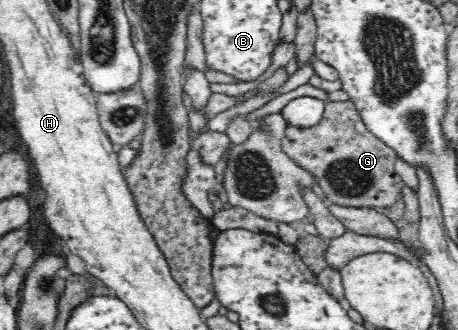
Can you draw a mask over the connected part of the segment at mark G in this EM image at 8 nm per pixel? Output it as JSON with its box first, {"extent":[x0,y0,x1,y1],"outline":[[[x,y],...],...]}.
{"extent":[281,100,404,211],"outline":[[[351,100],[326,101],[322,118],[314,126],[300,128],[288,123],[281,149],[302,168],[313,172],[327,203],[342,207],[370,206],[383,211],[401,198],[404,182],[394,168],[395,150],[366,128]]]}

